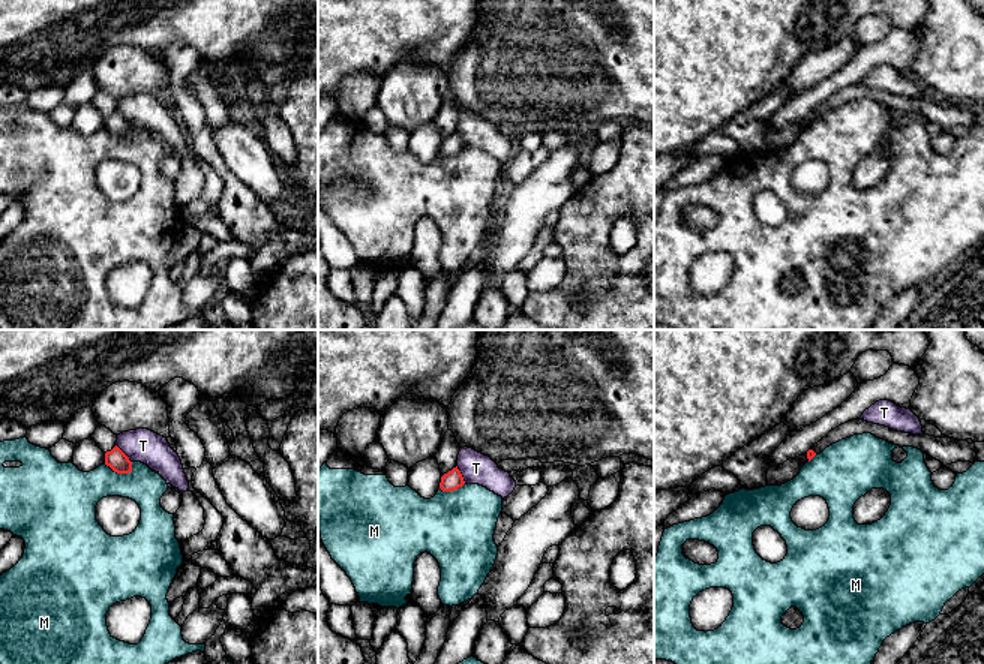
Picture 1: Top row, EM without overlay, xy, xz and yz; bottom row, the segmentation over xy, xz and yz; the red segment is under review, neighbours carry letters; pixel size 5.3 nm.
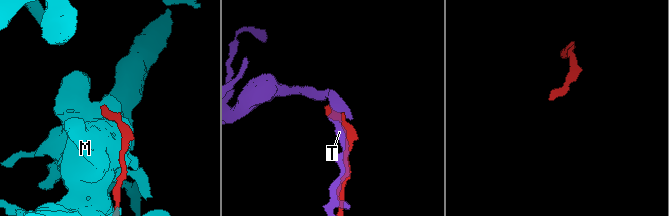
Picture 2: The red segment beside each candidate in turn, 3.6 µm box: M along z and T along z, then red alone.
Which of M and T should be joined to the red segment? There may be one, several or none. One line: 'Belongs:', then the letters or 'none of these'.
Belongs: none of these

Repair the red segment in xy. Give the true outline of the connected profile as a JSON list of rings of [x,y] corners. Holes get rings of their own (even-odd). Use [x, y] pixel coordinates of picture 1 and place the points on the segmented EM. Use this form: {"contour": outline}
{"contour": [[[117,445],[105,453],[105,465],[117,474],[132,472],[132,462]]]}

